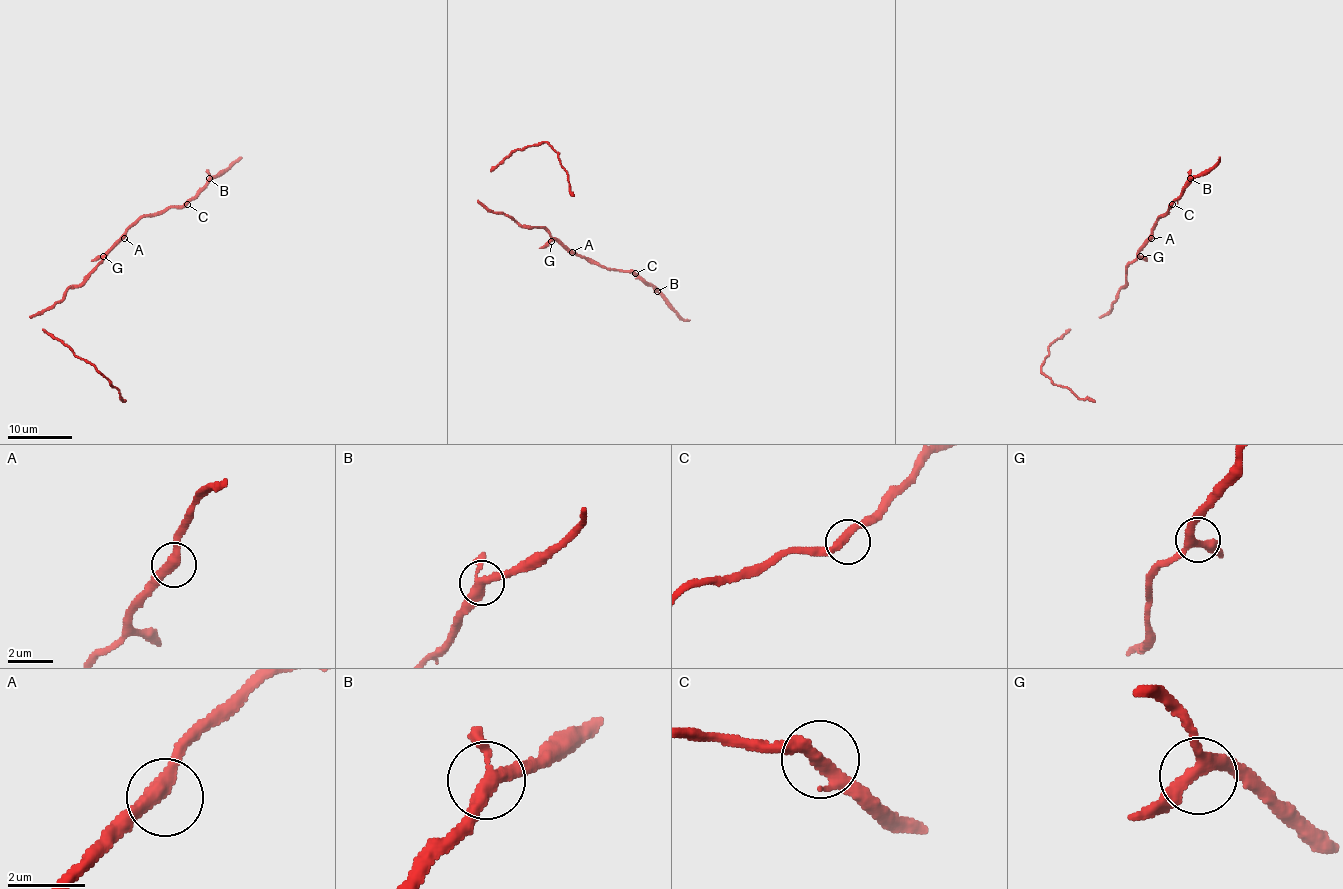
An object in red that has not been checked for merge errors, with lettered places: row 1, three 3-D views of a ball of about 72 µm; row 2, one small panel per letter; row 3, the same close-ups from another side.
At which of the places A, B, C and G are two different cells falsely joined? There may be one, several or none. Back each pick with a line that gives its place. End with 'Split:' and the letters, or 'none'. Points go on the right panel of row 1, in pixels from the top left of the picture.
Split: none

